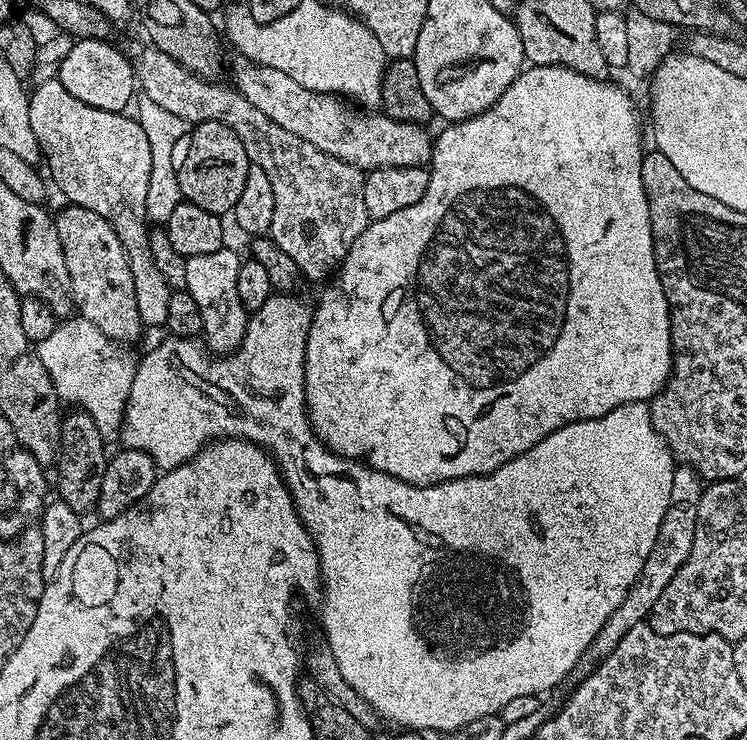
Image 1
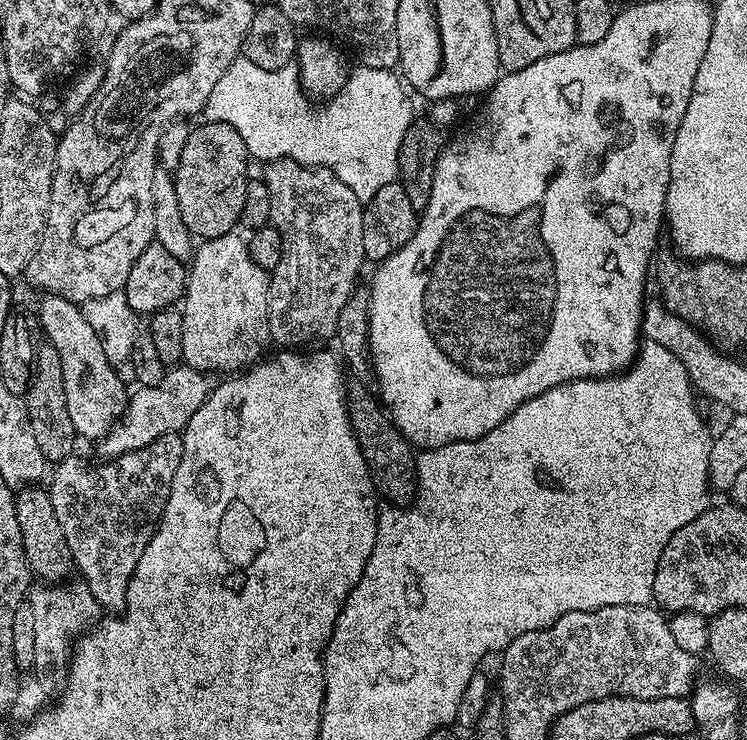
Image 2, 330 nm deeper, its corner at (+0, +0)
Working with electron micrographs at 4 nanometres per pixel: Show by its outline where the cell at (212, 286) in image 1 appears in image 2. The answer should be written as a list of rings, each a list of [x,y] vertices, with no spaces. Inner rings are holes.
[[[233,230],[203,241],[190,260],[182,297],[183,363],[199,372],[239,373],[257,363],[265,355],[264,347],[272,340],[268,329],[270,276],[254,258],[250,258],[248,241],[238,233]]]

